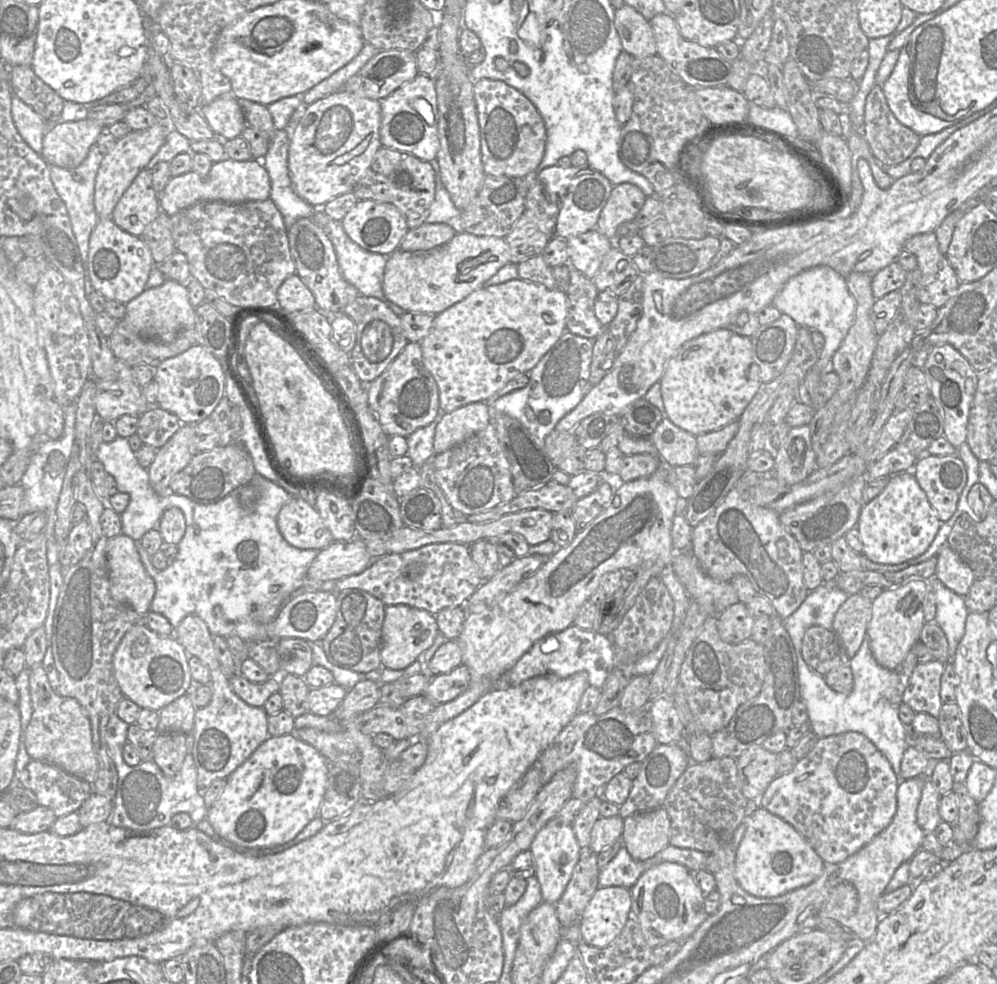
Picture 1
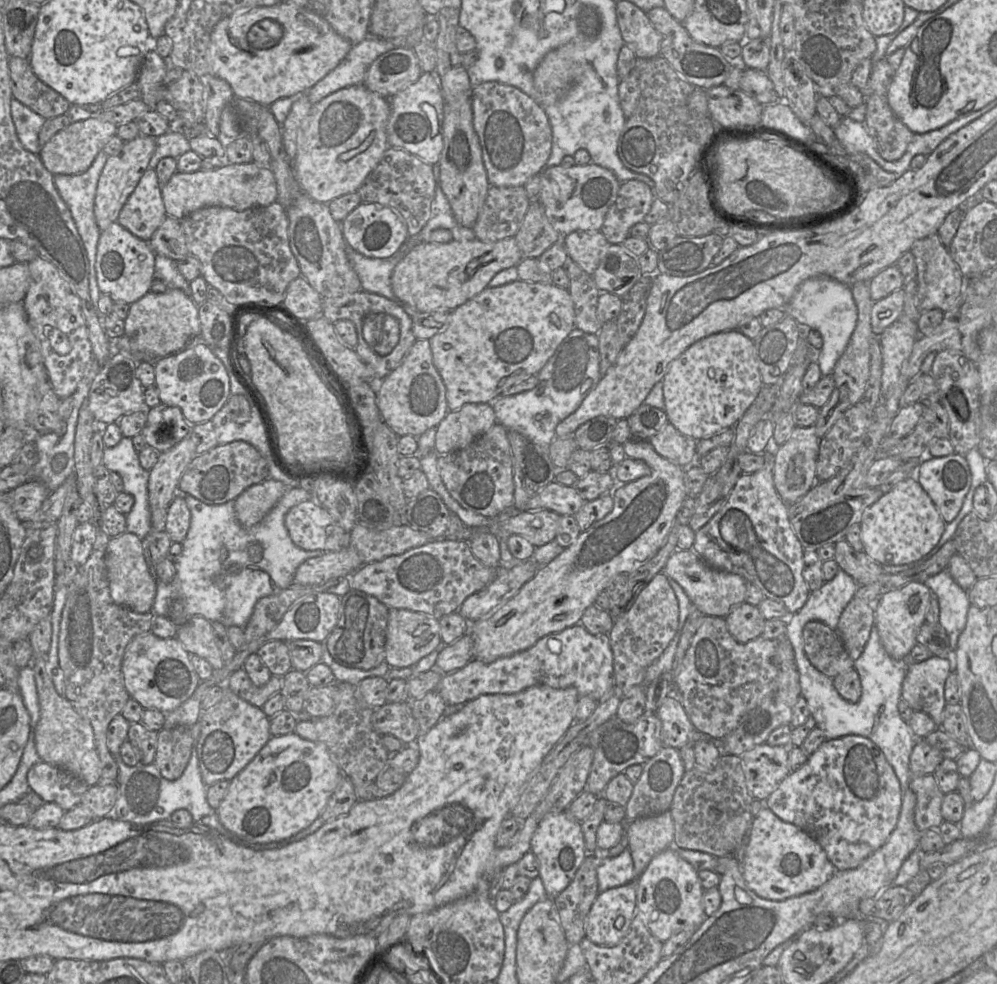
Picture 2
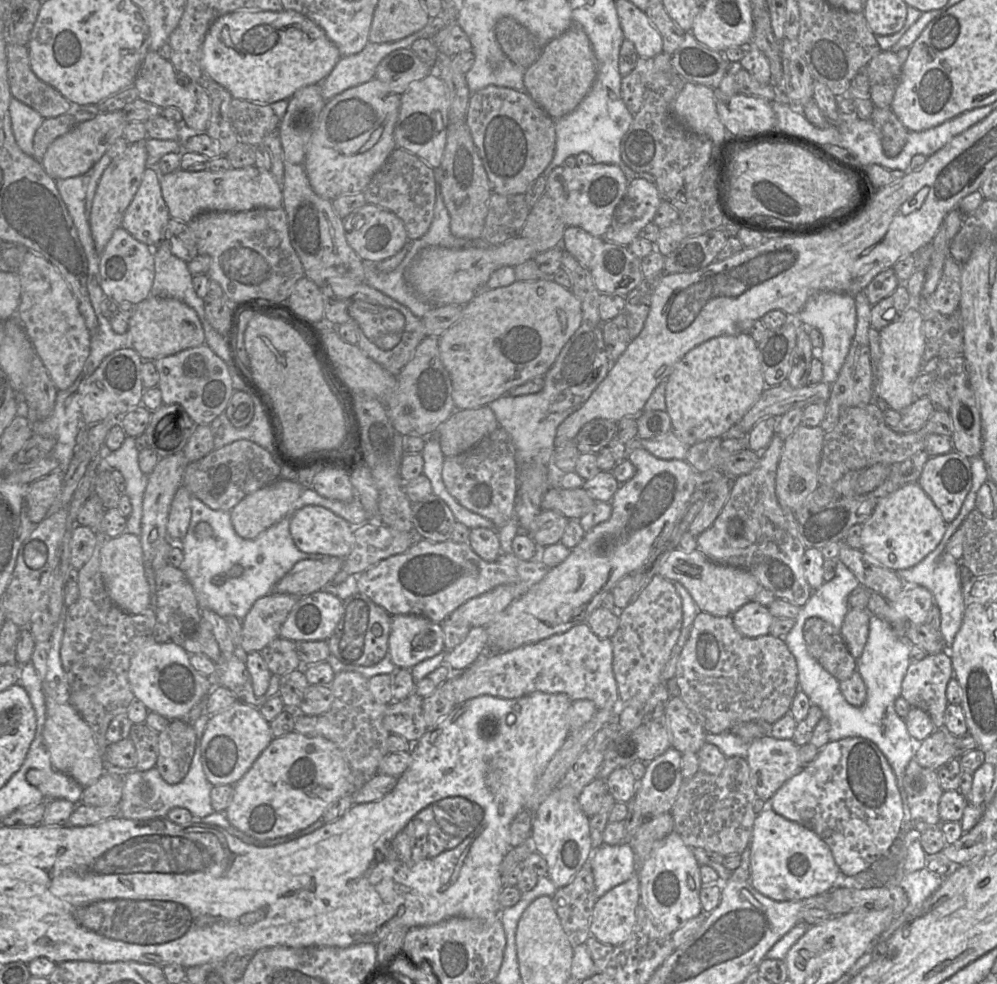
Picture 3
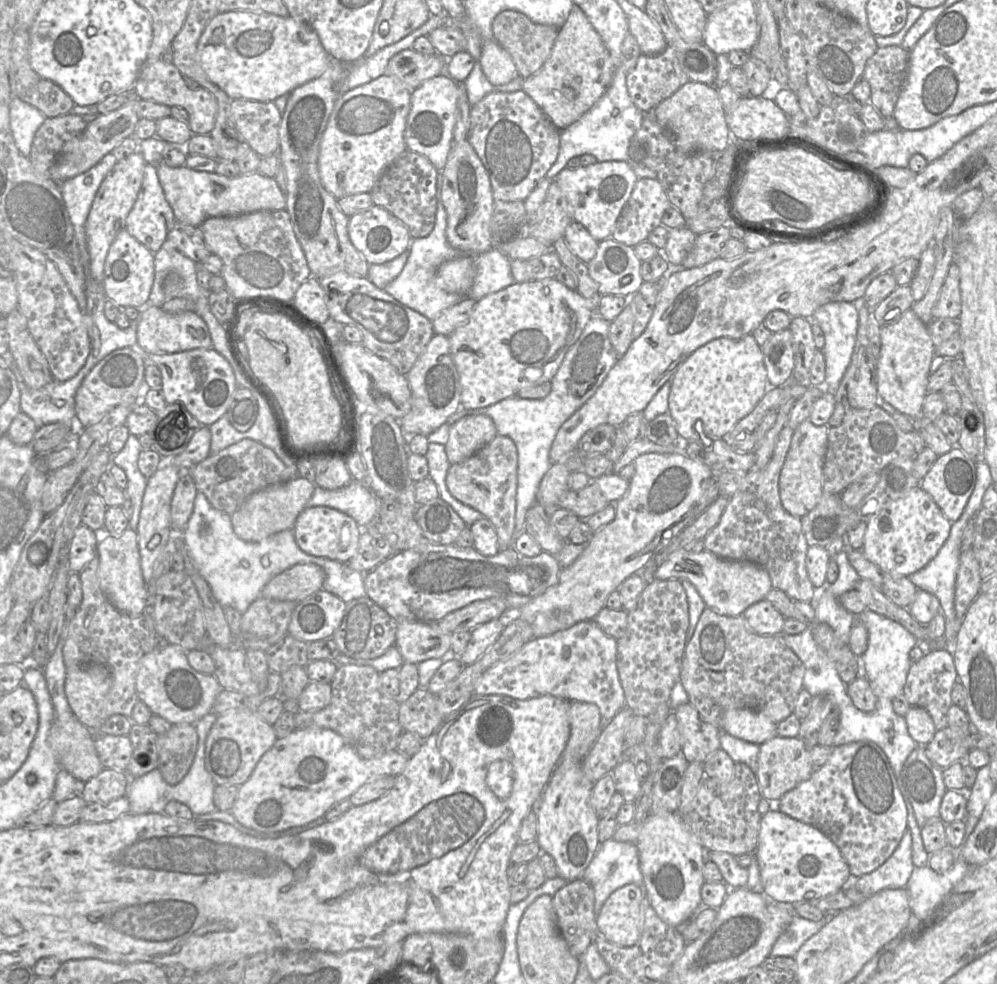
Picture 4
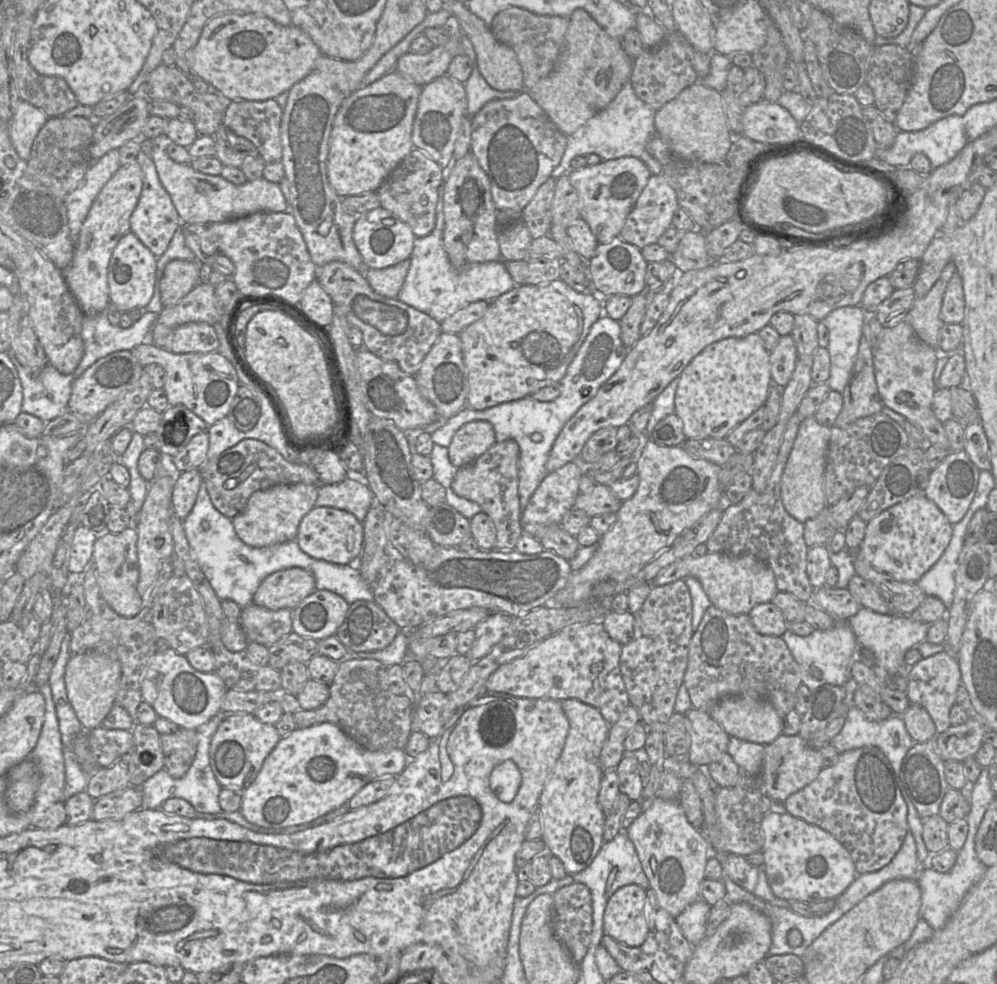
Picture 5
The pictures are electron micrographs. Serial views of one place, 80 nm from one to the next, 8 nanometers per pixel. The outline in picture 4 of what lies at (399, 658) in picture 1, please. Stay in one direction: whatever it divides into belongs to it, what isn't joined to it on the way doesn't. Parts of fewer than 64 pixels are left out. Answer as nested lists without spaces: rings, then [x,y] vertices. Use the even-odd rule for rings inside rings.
[[[397,621],[395,645],[404,662],[418,664],[424,660],[443,657],[451,649],[451,633],[443,632],[436,624],[426,621]]]

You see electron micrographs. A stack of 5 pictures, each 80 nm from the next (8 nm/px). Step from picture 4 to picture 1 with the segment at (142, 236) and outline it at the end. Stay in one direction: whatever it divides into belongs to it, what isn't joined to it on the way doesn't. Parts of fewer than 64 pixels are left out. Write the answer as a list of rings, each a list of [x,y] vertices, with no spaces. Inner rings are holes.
[[[145,168],[119,199],[112,220],[124,231],[141,236],[161,211],[159,195],[152,184],[152,171]]]

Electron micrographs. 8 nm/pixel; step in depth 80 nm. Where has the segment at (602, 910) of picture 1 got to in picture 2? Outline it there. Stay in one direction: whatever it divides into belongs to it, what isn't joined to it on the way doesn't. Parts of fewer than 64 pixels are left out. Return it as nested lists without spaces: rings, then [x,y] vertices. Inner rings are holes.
[[[636,882],[601,892],[585,919],[585,937],[600,946],[615,946],[637,915]]]

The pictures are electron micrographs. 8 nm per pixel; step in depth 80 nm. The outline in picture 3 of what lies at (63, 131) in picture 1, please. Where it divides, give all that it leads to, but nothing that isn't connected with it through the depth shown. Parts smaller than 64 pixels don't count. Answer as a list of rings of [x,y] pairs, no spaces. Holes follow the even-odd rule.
[[[122,111],[99,113],[91,120],[78,123],[49,145],[41,160],[45,171],[55,180],[85,174],[101,159],[116,139],[123,137],[127,124]]]

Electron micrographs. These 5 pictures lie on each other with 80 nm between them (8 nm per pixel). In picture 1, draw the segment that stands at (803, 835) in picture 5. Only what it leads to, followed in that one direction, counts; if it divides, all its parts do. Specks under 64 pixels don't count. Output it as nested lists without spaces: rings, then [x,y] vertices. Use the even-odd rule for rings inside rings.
[[[763,807],[745,817],[746,831],[736,849],[735,877],[749,894],[772,898],[809,885],[818,879],[824,861],[793,826]]]

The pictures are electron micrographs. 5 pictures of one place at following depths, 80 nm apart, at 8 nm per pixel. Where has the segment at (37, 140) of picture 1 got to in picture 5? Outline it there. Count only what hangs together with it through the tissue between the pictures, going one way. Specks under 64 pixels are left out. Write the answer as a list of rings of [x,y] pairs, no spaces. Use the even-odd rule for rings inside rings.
[[[20,100],[10,121],[10,139],[23,160],[28,161],[33,142],[48,116],[32,104]]]

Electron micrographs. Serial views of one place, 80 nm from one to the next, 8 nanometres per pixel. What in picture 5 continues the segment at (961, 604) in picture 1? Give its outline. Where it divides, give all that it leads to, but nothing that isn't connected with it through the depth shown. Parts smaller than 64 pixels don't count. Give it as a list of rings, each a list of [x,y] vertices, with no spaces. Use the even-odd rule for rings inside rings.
[[[967,515],[965,519],[961,519],[953,526],[952,537],[944,553],[930,570],[917,581],[917,585],[926,596],[939,598],[948,610],[954,598],[958,558],[972,517],[973,515]]]

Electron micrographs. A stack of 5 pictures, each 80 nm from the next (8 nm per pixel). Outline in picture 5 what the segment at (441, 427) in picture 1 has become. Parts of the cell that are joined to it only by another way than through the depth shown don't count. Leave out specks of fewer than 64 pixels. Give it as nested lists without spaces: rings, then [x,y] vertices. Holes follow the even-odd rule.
[[[468,422],[453,435],[448,446],[449,460],[452,465],[461,468],[484,454],[495,442],[495,431],[490,422]]]

